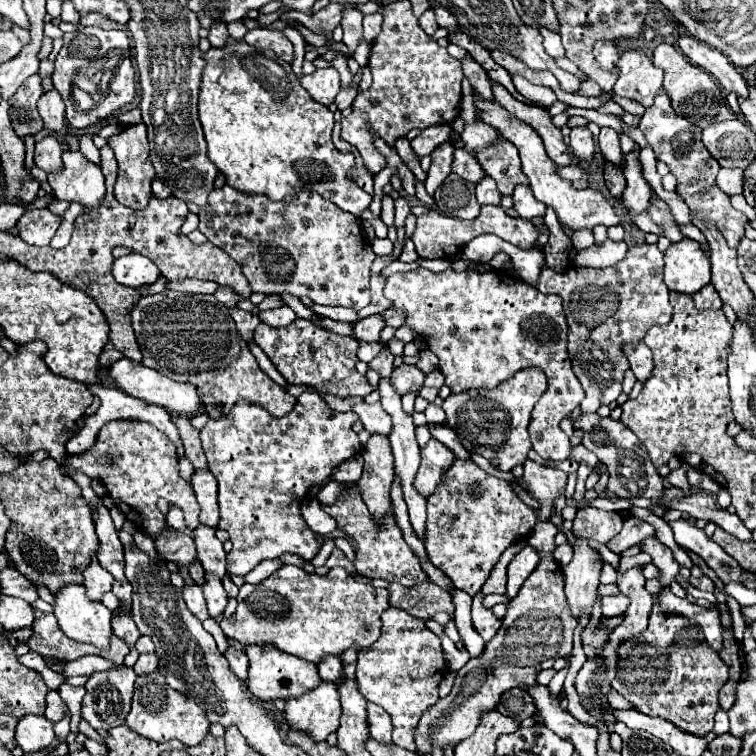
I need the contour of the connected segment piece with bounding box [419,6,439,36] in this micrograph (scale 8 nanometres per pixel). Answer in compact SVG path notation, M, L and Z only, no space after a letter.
M431 6L431 8L419 18L419 24L421 24L421 28L425 30L425 34L429 34L429 36L435 34L435 30L439 28L437 22L435 22L435 6Z

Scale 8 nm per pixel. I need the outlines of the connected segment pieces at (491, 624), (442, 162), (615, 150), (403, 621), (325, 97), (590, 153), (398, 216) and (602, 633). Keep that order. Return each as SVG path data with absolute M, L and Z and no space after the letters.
M485 590L479 592L479 596L473 596L473 614L471 614L471 618L473 618L475 630L481 634L481 638L485 642L489 642L495 636L495 632L499 630L501 620L491 610L483 608L483 604L481 604L483 596L485 596Z
M439 144L439 148L435 148L435 152L431 154L431 168L427 172L427 180L425 180L425 188L427 192L433 196L435 190L439 188L439 184L449 176L451 172L451 162L453 162L453 144Z
M601 128L601 134L597 138L601 154L607 162L619 166L621 164L621 148L619 148L619 134L613 128Z
M389 608L381 616L383 628L379 640L357 654L357 686L365 700L379 704L393 720L393 742L415 752L413 730L421 714L439 700L437 686L445 674L445 660L439 638L425 626L425 620L413 618L399 608Z
M323 68L315 70L313 74L307 74L301 78L303 88L311 94L313 100L329 106L335 102L335 96L339 94L339 74L335 68Z
M577 126L577 128L571 128L571 134L569 134L571 142L569 142L569 150L571 154L579 160L579 162L593 162L595 158L595 140L593 140L593 134L589 132L587 126Z
M405 198L395 200L395 226L397 228L405 226L405 218L409 214L409 210L411 210L411 206L409 206L409 202Z
M591 618L589 624L585 626L585 630L581 632L581 638L583 638L583 650L587 654L587 658L595 658L599 654L599 648L607 642L607 634L609 630L601 630L599 628L599 620Z

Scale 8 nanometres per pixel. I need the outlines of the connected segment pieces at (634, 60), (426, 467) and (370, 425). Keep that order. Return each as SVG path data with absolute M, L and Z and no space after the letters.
M641 50L625 52L619 58L617 68L619 78L613 86L613 94L637 100L643 106L651 106L663 84L663 70L653 66L649 56Z
M431 438L427 446L421 448L421 466L417 470L415 488L423 496L429 496L435 490L437 482L441 480L443 472L453 464L453 460L455 460L455 454L445 444Z
M361 402L359 406L353 406L353 412L359 414L359 420L363 422L367 432L389 436L391 418L387 416L387 412L383 412L381 404L365 404L365 402Z

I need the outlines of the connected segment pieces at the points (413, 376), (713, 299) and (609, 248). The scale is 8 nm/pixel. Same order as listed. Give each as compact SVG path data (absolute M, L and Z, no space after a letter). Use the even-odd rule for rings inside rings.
M403 364L403 366L399 366L399 368L393 370L393 374L391 374L391 386L399 394L419 392L421 386L423 386L423 378L425 378L425 374L417 366Z
M711 284L703 286L699 292L693 294L693 302L699 310L719 310L723 306L719 294L715 292L715 288Z
M605 240L601 246L593 244L591 248L585 250L573 250L569 254L569 260L573 264L579 266L587 266L587 268L607 268L607 266L615 266L619 260L623 260L627 256L627 244L625 242L613 242L613 240Z

